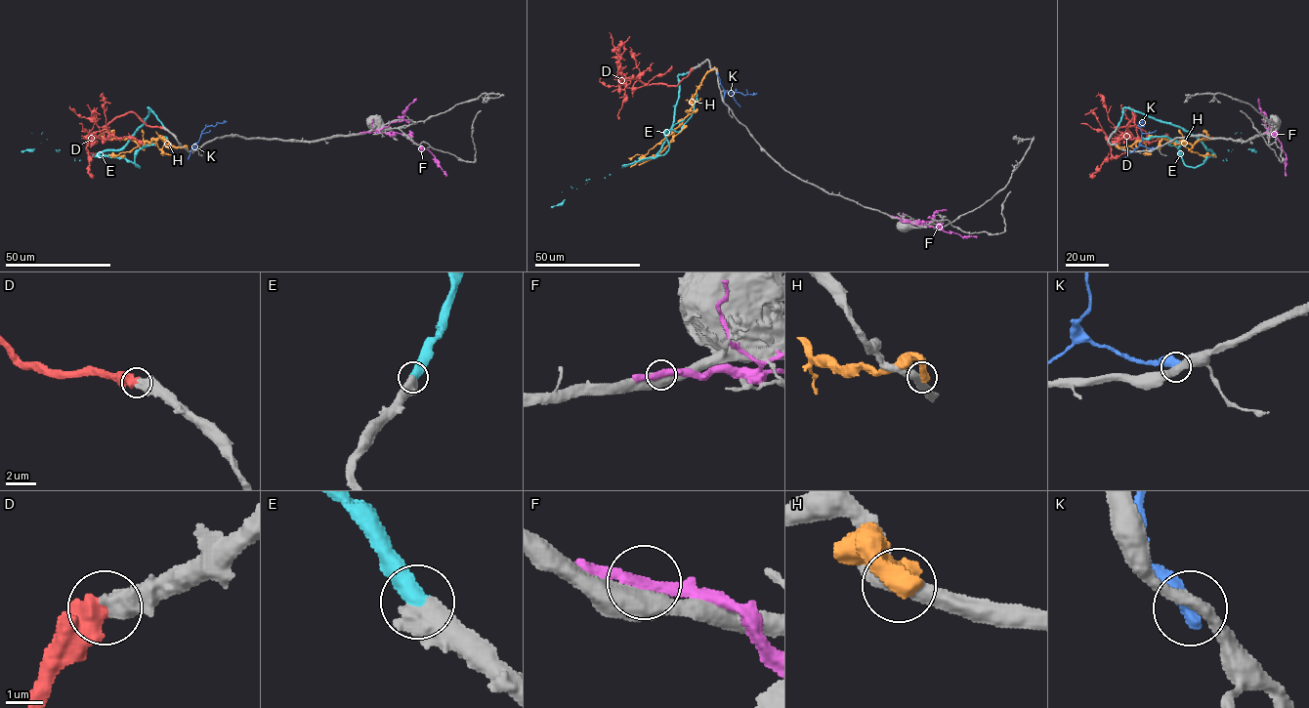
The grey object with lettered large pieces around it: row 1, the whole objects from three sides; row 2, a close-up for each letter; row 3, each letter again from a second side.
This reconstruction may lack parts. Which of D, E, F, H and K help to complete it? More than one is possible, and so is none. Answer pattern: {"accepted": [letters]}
{"accepted": ["E"]}

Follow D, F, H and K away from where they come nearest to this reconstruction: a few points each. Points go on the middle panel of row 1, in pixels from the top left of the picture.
D: (693, 68), (676, 85), (644, 84), (637, 79), (625, 79), (616, 58), (625, 50), (623, 43), (629, 36)
F: (894, 217), (964, 237), (976, 236)
H: (717, 70), (705, 74), (689, 114), (667, 145), (646, 160), (635, 154), (631, 159)
K: (727, 104), (724, 103), (726, 92), (745, 96), (757, 93)

